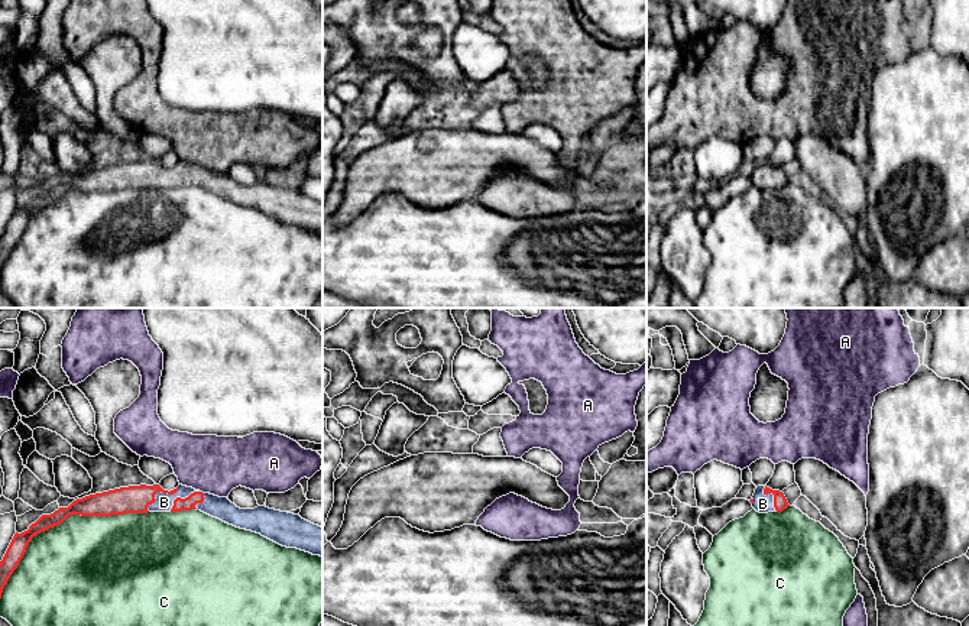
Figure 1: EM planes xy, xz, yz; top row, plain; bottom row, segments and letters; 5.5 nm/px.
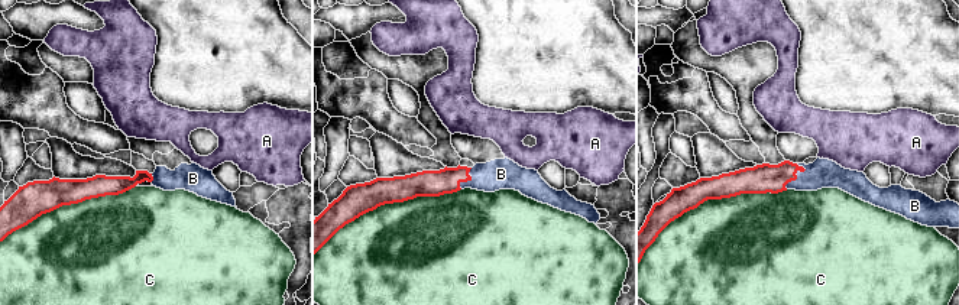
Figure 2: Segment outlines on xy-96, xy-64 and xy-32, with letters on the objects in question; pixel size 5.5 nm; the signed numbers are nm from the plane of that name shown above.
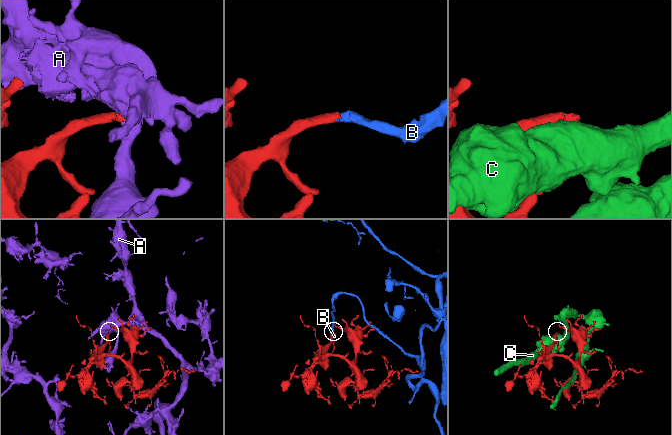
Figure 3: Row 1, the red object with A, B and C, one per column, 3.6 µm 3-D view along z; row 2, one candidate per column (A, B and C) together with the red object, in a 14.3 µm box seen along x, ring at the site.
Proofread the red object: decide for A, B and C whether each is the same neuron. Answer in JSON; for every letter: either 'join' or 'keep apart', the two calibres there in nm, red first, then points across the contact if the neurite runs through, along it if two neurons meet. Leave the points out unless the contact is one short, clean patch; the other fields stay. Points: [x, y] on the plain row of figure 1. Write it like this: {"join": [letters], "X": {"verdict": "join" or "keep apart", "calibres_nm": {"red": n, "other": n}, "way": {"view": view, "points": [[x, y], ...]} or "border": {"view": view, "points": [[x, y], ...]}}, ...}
{"join": ["B"], "A": {"verdict": "keep apart", "calibres_nm": {"red": 70, "other": 320}}, "B": {"verdict": "join", "calibres_nm": {"red": 160, "other": 100}, "way": {"view": "xy", "points": [[135, 175], [151, 175], [159, 166], [159, 174], [164, 178]]}}, "C": {"verdict": "keep apart", "calibres_nm": {"red": 130, "other": 480}}}

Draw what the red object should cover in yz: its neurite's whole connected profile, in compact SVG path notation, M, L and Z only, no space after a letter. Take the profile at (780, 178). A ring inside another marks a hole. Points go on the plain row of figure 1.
M758 162L749 178L759 189L782 188L790 182L782 168L772 166L767 162Z

